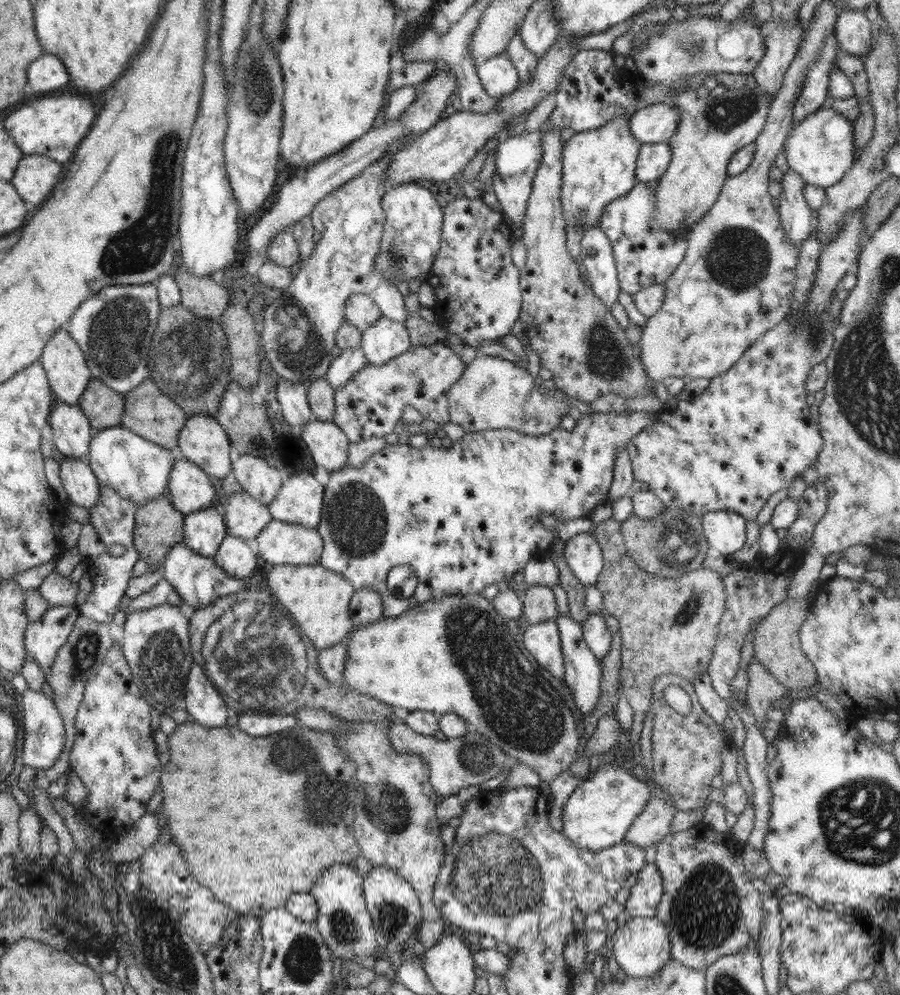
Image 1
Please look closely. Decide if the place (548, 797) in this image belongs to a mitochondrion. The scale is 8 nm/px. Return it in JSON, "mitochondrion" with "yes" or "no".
{"mitochondrion":"no"}

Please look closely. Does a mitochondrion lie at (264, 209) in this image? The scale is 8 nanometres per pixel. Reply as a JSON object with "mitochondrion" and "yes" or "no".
{"mitochondrion":"no"}

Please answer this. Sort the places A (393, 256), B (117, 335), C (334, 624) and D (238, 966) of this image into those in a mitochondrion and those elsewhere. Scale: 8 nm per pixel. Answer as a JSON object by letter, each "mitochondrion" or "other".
{"A":"mitochondrion","B":"mitochondrion","C":"other","D":"other"}

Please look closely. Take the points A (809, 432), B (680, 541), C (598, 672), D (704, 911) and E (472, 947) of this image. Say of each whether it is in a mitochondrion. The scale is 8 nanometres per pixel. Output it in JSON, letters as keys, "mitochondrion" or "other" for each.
{"A":"other","B":"mitochondrion","C":"other","D":"mitochondrion","E":"other"}

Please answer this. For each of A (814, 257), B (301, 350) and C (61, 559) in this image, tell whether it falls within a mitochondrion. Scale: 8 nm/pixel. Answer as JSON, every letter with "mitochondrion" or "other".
{"A":"other","B":"mitochondrion","C":"other"}

